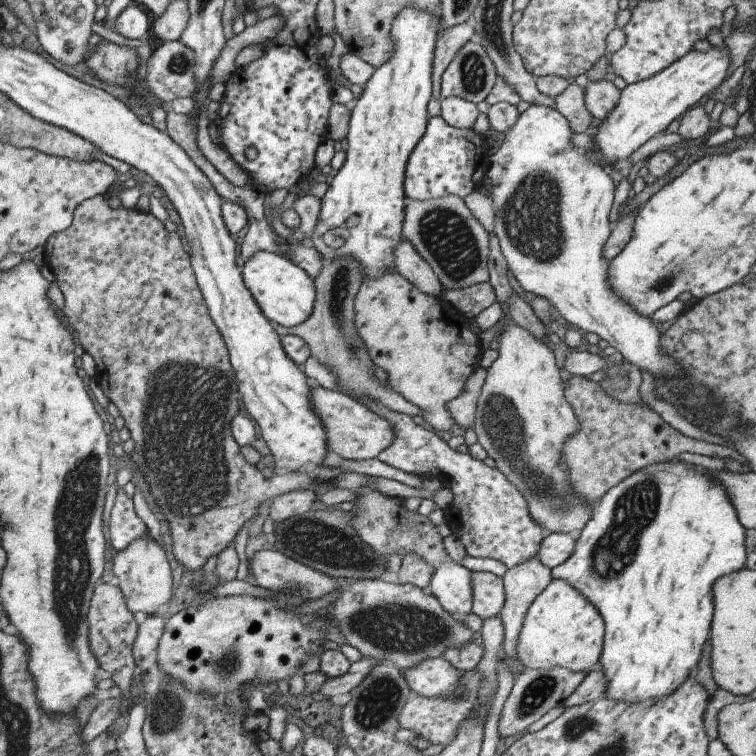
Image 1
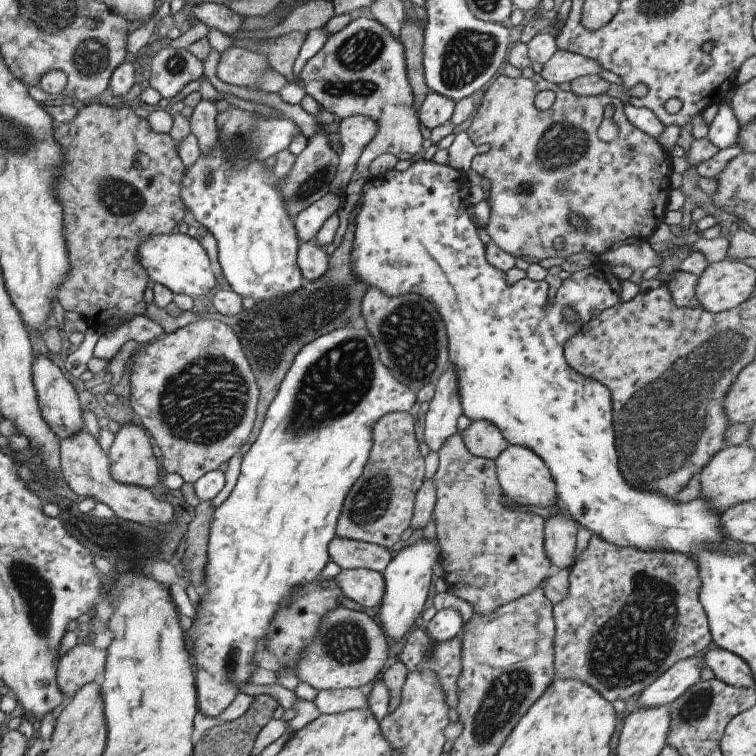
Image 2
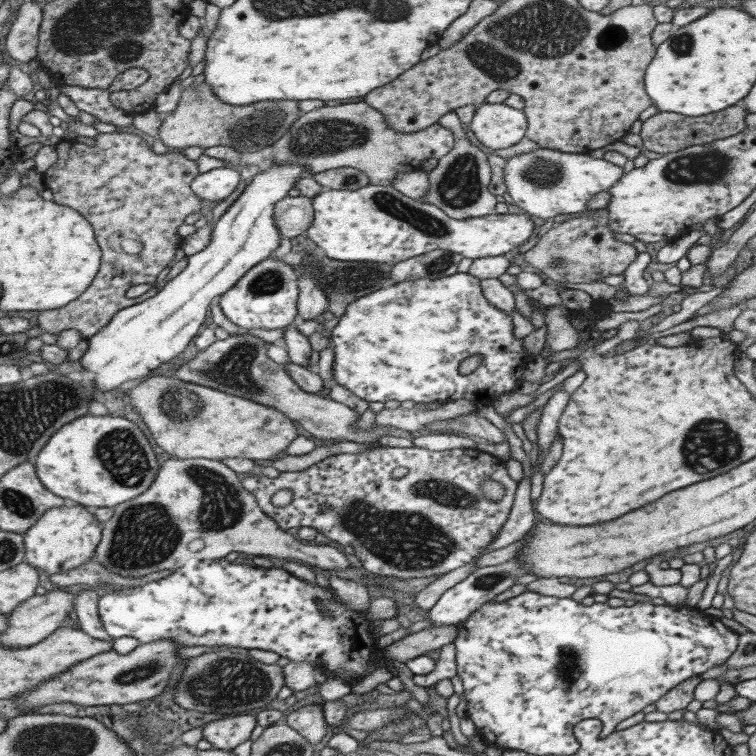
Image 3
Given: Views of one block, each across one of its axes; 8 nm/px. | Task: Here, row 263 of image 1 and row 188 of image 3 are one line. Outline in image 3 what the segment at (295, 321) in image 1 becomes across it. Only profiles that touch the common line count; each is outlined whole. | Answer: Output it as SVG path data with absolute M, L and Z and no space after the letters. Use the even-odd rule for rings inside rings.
M271 163L269 168L265 168L262 172L255 171L253 180L233 196L230 204L223 209L222 215L213 224L207 246L201 252L187 256L185 268L171 277L164 286L160 286L154 296L115 312L99 332L87 339L87 348L77 361L77 365L78 368L93 374L91 386L97 388L99 392L113 390L127 380L150 375L154 369L190 346L195 336L200 333L199 326L205 320L211 299L233 288L245 272L273 254L279 245L280 237L279 230L275 228L275 222L271 218L275 201L287 196L288 190L293 188L297 179L307 176L310 176L309 172L305 170L305 166L299 166L299 164L281 166L281 164Z

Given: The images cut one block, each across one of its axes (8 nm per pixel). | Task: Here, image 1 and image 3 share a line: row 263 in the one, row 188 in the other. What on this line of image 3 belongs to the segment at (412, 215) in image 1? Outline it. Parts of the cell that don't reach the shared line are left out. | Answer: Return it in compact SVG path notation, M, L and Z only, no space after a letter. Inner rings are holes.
M447 111L437 120L437 124L453 132L454 143L447 154L441 156L437 165L427 173L429 187L425 191L425 204L436 206L449 218L465 220L466 218L482 217L495 213L495 195L487 190L490 181L489 164L478 147L471 145L461 130L461 123L453 111Z

